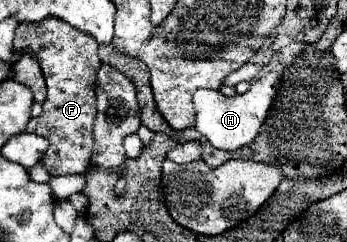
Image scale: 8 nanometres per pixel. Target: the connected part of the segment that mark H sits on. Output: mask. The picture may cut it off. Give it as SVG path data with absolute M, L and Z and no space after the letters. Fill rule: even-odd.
M288 66L280 72L266 72L262 78L254 80L250 84L250 90L242 96L224 96L220 90L196 90L194 92L194 110L196 110L196 124L194 128L206 136L206 140L214 146L214 148L220 148L220 150L238 150L240 146L246 146L250 144L262 124L266 122L266 116L270 112L270 106L274 102L274 96L278 94L278 88L280 88L280 82L284 78L284 72L288 70Z

